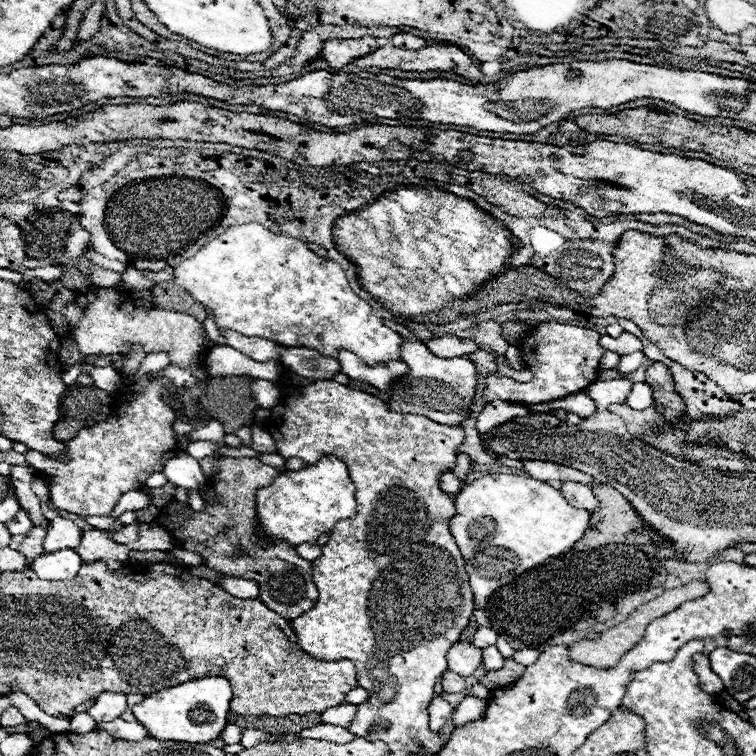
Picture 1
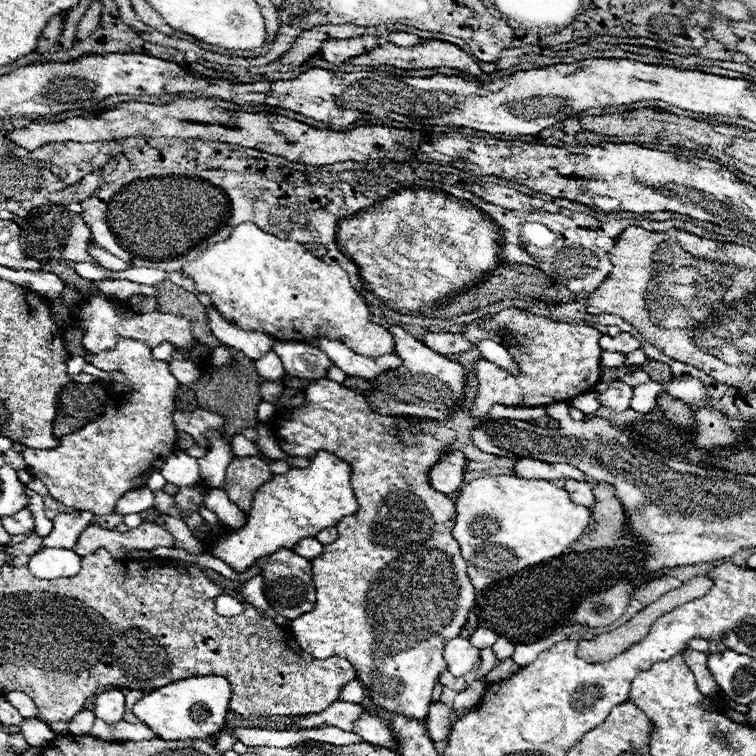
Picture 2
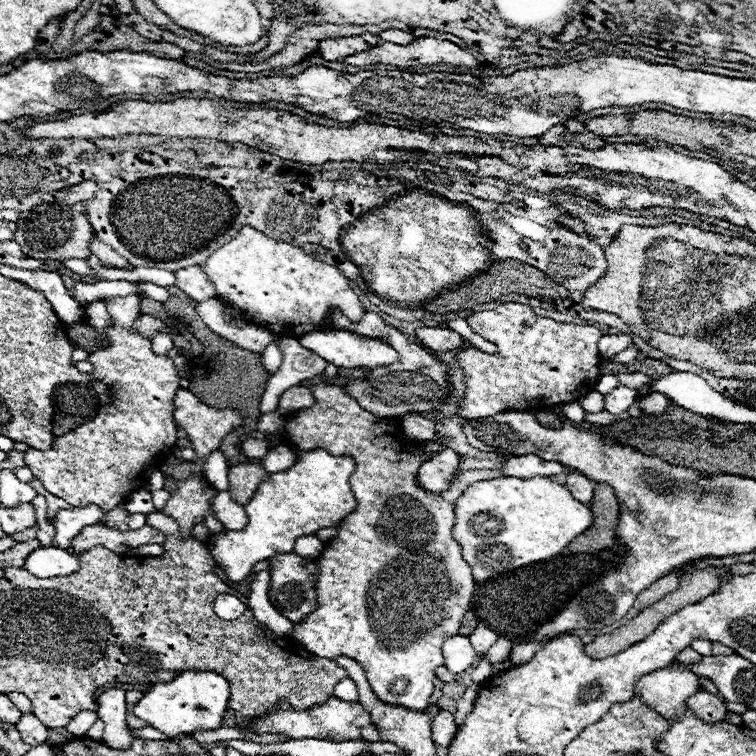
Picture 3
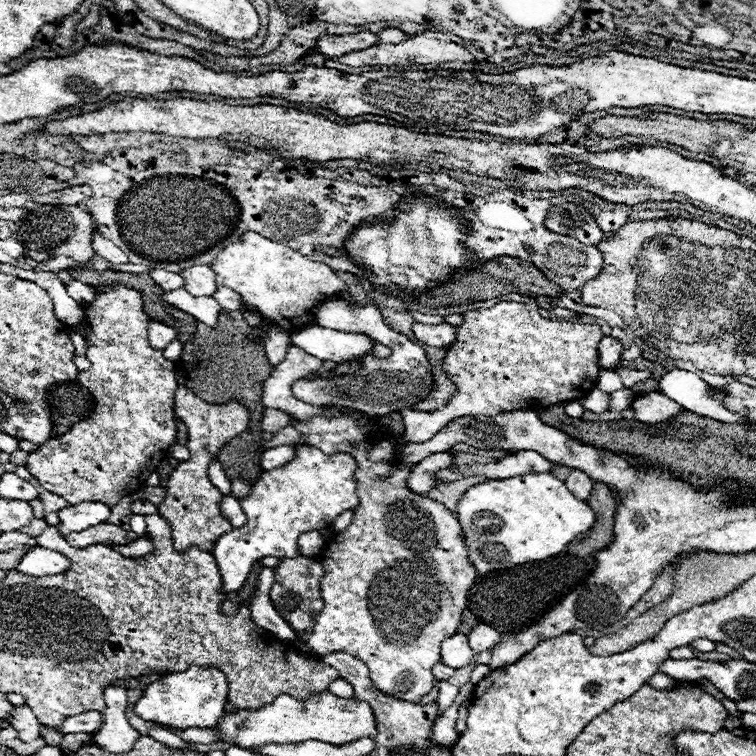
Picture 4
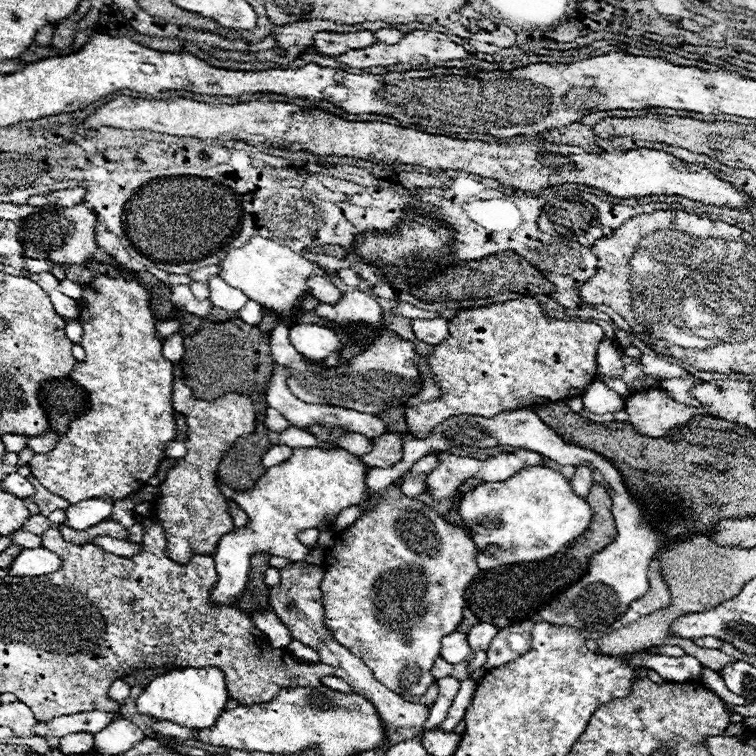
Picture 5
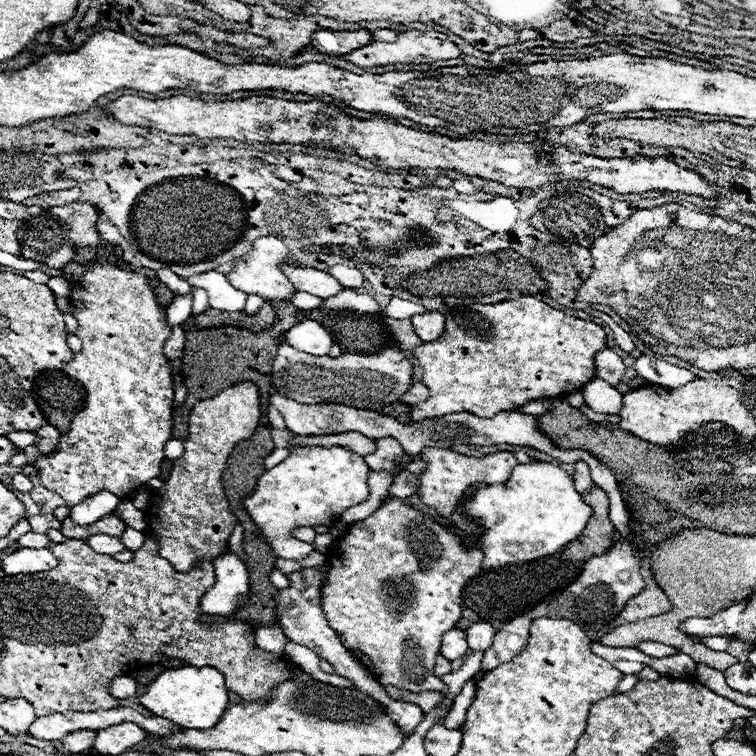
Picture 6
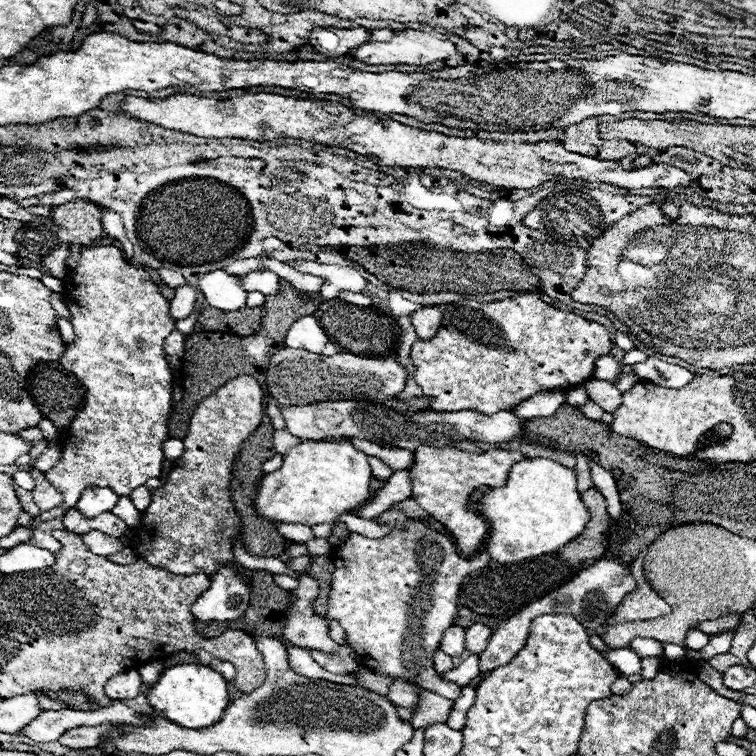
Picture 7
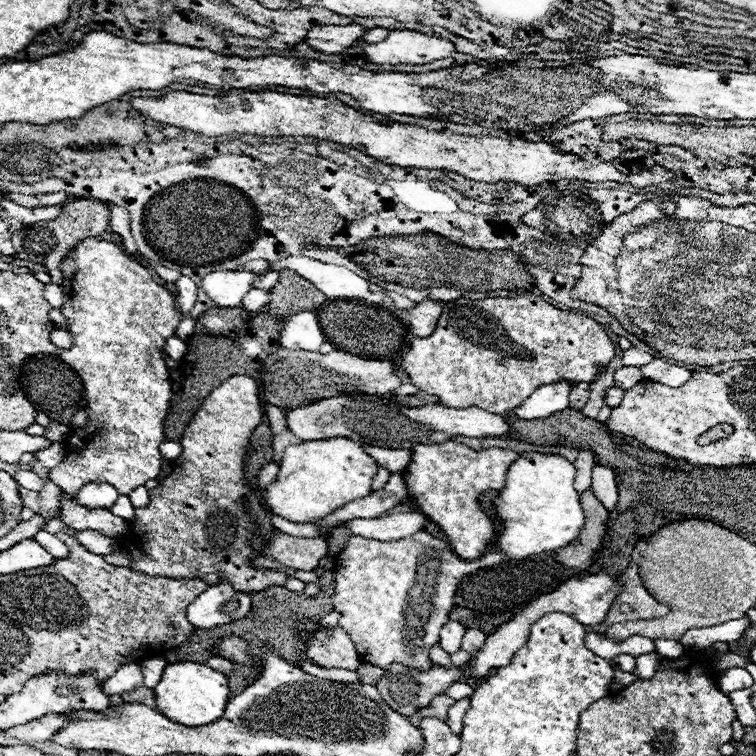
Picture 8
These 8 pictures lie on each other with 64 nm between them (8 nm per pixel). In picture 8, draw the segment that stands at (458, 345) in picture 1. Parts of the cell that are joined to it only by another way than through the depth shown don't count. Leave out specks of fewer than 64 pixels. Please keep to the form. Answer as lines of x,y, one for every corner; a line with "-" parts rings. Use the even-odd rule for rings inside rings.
422,300
410,310
410,330
418,338
428,338
436,330
436,322
442,314
438,300

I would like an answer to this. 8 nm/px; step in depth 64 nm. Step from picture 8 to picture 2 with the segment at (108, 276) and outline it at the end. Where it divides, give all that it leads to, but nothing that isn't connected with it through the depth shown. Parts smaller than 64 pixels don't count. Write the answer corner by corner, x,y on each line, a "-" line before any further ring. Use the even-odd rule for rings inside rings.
118,338
114,350
98,352
96,356
90,356
88,362
94,364
98,370
110,374
110,382
104,386
108,410
94,424
84,426
82,430
68,434
66,438
60,438
56,448
52,450
26,448
22,456
26,460
26,466
32,470
36,478
44,482
54,500
74,510
90,510
96,516
104,516
114,512
116,502
122,494
146,486
148,476
154,470
160,470
164,460
170,454
174,454
176,428
172,422
172,414
178,380
172,376
168,362
154,360
152,350
146,346
146,342
134,338

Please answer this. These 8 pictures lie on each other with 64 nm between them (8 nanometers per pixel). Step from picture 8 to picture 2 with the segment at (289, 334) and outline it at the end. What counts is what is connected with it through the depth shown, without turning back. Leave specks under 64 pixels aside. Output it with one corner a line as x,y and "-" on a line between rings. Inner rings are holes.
314,338
314,340
308,340
306,344
322,350
332,360
332,364
338,366
348,376
360,376
360,378
366,378
366,380
374,380
382,370
402,366
402,360
398,358
398,354
384,354
384,356
378,356
378,358
360,356
354,350
350,350
344,340

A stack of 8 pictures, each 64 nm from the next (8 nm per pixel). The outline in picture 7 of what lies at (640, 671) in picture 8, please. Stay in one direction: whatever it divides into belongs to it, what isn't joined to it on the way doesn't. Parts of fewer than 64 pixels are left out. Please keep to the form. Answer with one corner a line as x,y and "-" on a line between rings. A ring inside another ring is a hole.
642,658
642,678
644,680
650,680
658,674
660,670
660,658

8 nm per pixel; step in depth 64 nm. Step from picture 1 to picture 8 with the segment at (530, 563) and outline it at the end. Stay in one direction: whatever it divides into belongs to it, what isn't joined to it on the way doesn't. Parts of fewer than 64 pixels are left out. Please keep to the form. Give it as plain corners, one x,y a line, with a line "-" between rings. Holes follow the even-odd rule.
540,452
520,454
520,458
508,468
506,484
496,502
496,512
504,524
496,538
496,550
520,560
568,546
586,520
580,506
580,494
574,490
574,478
576,468
564,456

